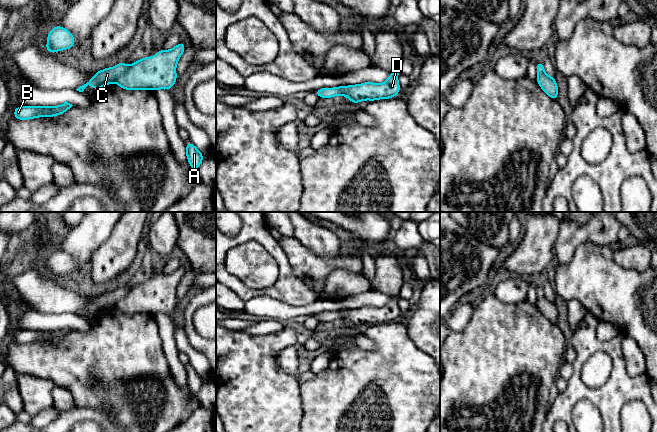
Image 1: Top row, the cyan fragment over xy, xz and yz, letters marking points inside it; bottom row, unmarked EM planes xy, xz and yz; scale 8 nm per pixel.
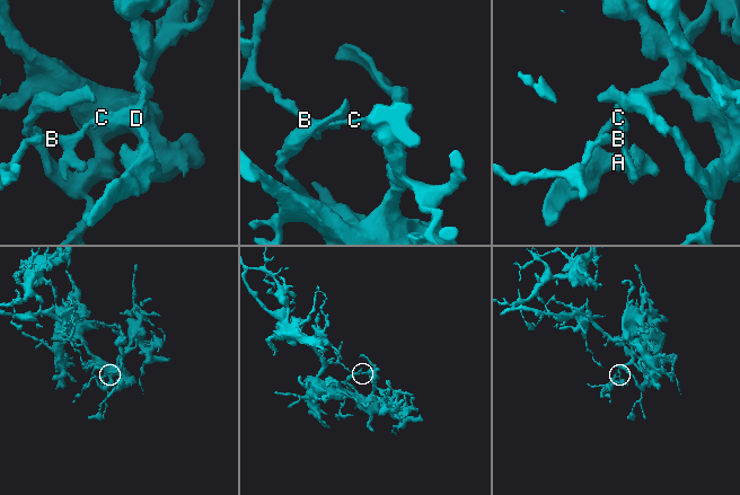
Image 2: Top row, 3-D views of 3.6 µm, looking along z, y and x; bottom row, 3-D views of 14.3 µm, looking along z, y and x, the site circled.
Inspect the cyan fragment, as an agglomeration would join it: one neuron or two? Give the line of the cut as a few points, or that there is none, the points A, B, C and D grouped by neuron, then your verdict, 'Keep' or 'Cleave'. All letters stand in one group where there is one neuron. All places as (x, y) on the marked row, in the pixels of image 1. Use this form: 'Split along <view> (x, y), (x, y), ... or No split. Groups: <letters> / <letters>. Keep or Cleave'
Split along xy (130, 65), (129, 69), (115, 82). Groups: A D / B C. Cleave

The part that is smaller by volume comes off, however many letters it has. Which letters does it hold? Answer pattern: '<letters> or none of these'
B, C

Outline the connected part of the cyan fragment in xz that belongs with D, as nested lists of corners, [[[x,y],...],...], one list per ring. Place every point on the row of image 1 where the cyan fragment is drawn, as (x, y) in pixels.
[[[399,72],[391,73],[389,78],[381,84],[364,82],[362,84],[346,86],[343,96],[346,96],[351,101],[350,103],[394,98],[401,91],[398,75]]]

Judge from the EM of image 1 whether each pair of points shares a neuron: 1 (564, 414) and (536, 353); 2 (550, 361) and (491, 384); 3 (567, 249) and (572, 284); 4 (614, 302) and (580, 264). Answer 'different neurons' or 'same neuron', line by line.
1: different neurons
2: same neuron
3: different neurons
4: same neuron

